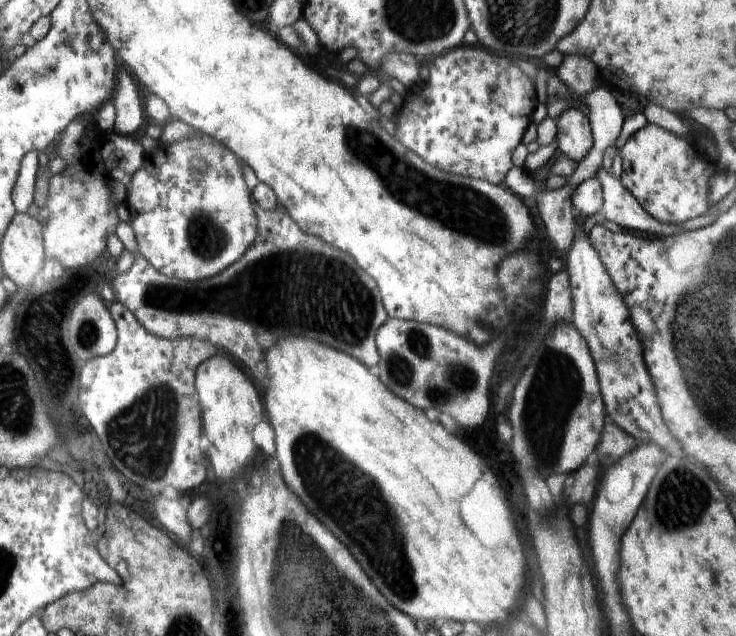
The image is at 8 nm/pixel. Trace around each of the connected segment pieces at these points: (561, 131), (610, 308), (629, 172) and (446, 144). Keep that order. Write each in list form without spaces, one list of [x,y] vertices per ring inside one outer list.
[[[569,108],[555,122],[558,126],[555,138],[558,142],[558,154],[571,157],[576,164],[580,164],[594,146],[588,117],[576,108]]]
[[[577,223],[572,248],[566,255],[566,266],[572,295],[571,322],[588,341],[598,363],[599,381],[608,416],[624,432],[633,436],[636,442],[654,442],[668,453],[683,454],[677,447],[676,438],[664,424],[654,384],[644,364],[644,350],[630,320],[630,310],[622,294],[616,290],[608,270],[604,268],[600,254]]]
[[[648,123],[638,130],[635,138],[628,138],[628,142],[618,150],[617,155],[622,159],[621,183],[652,218],[663,223],[682,224],[685,220],[707,214],[712,205],[708,196],[710,182],[717,165],[709,161],[704,153],[685,137],[676,136],[659,125]]]
[[[466,45],[437,56],[424,73],[429,76],[428,80],[420,80],[406,88],[403,106],[398,108],[394,121],[388,126],[391,133],[403,143],[404,148],[412,149],[428,164],[436,165],[444,172],[504,186],[506,172],[514,166],[510,156],[514,156],[514,148],[522,142],[522,134],[530,126],[538,104],[532,78],[504,58],[504,54],[496,56],[480,46]]]

